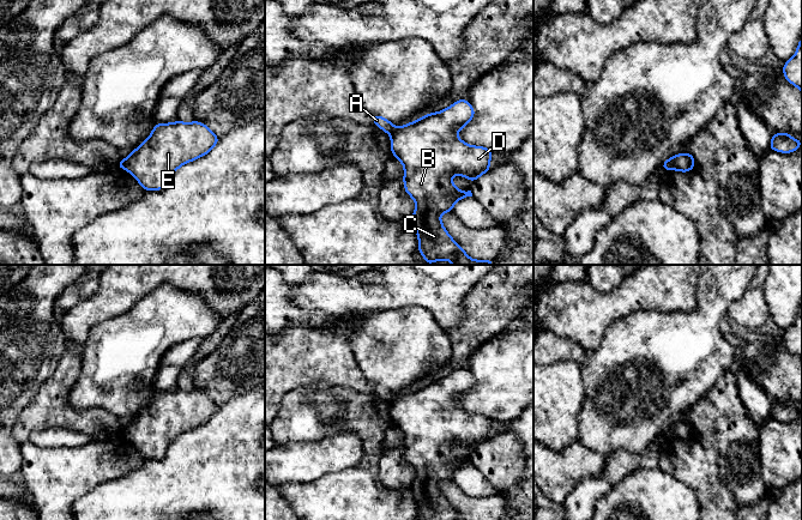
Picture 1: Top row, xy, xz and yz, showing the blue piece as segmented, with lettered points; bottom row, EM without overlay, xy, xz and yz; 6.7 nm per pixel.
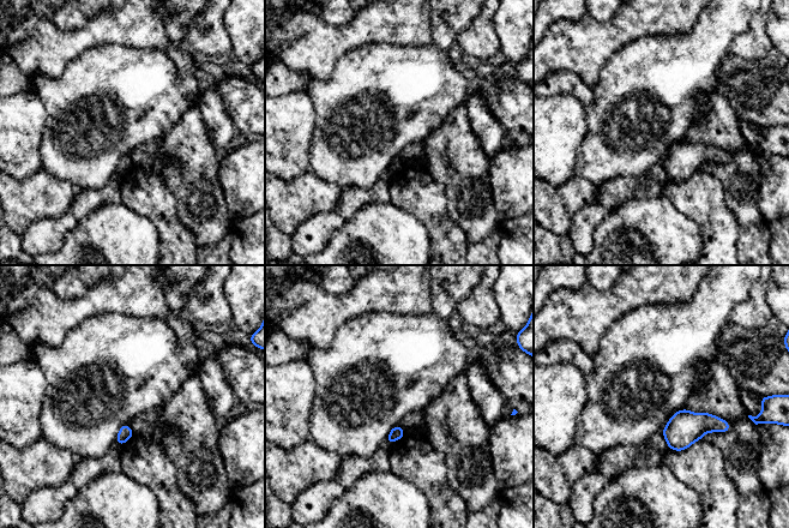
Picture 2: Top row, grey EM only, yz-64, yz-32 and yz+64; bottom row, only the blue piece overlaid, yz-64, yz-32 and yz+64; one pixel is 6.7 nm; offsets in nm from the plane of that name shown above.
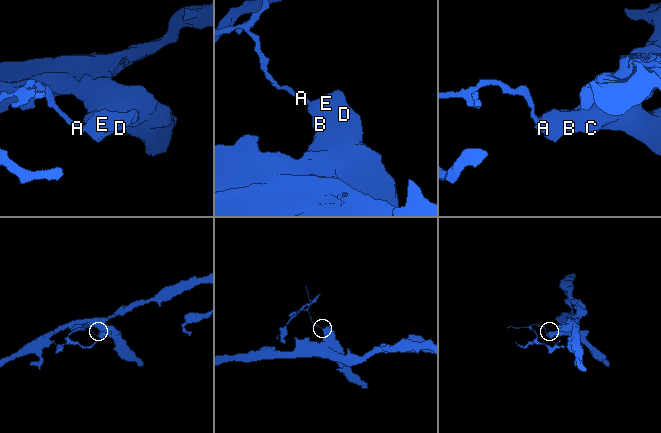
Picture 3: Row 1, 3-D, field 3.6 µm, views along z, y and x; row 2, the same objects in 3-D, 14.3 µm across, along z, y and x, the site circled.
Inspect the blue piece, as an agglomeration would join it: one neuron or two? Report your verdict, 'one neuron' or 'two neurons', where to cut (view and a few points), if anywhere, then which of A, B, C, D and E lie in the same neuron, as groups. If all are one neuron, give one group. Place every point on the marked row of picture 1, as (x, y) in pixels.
two neurons | xz (396, 128), (391, 135) | A / B C D E

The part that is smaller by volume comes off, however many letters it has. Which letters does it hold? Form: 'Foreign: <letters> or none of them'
Foreign: A

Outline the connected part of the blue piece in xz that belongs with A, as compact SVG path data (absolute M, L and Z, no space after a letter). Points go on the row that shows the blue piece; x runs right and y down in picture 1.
M373 115L373 125L378 126L380 129L382 129L390 135L393 135L396 132L396 126L380 115Z

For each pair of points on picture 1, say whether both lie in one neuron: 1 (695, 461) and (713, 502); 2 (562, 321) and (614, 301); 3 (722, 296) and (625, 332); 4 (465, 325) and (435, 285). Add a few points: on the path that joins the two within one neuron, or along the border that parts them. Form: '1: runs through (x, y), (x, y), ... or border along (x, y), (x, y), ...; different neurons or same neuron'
1: runs through (699, 471), (711, 493); same neuron
2: runs through (576, 313), (594, 313), (601, 309); same neuron
3: runs through (698, 320), (686, 332), (649, 332); same neuron
4: border along (469, 292), (465, 297), (468, 314), (445, 331); different neurons

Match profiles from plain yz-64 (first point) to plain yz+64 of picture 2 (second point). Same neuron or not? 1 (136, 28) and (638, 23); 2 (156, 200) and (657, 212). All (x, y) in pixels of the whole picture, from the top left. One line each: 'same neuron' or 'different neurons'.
1: same neuron
2: different neurons

